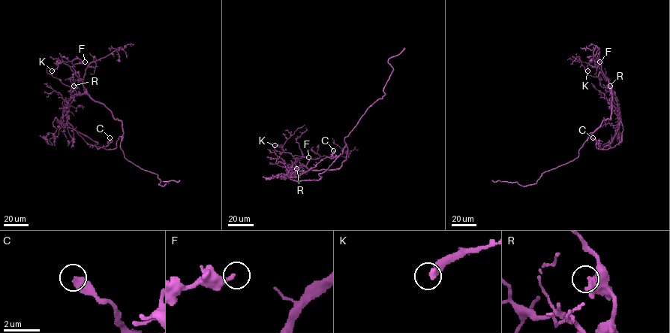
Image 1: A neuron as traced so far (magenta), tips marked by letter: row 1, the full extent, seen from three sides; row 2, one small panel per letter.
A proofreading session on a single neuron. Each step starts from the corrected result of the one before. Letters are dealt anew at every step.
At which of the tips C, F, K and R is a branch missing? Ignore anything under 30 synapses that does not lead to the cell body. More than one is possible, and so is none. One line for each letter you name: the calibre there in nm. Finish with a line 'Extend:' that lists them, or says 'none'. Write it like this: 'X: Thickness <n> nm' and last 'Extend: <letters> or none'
Extend: none

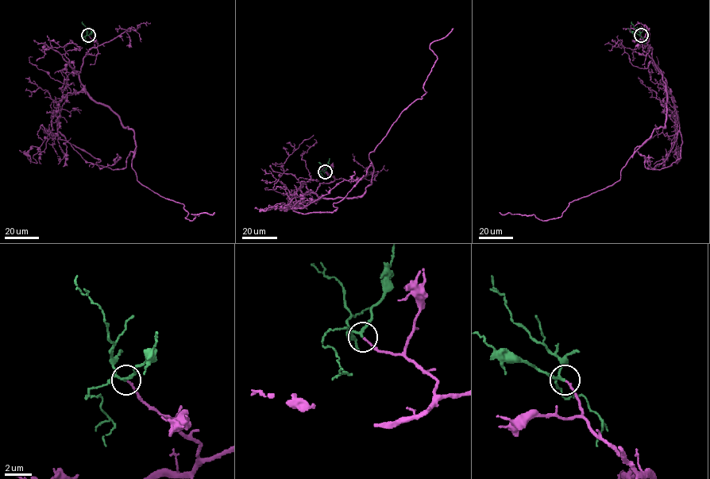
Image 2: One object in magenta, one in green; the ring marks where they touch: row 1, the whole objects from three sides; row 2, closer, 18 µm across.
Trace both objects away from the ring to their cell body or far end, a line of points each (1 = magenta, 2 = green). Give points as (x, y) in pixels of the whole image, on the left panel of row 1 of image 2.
1: (88, 35), (98, 46), (83, 59), (79, 81), (133, 131), (136, 179), (182, 203), (186, 218), (214, 212)
2: (88, 35), (82, 21)

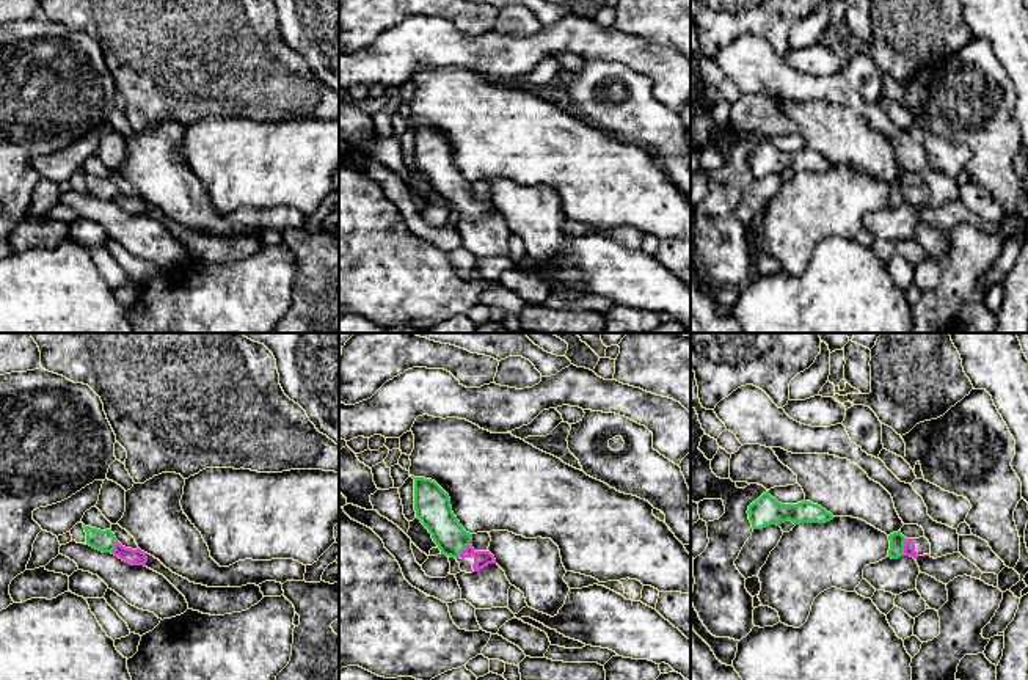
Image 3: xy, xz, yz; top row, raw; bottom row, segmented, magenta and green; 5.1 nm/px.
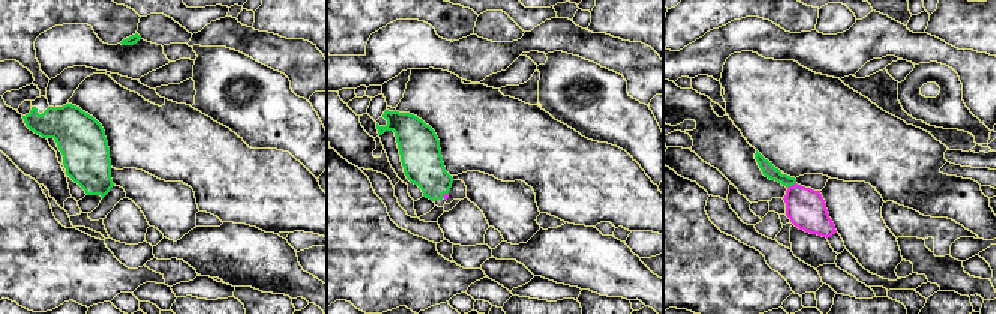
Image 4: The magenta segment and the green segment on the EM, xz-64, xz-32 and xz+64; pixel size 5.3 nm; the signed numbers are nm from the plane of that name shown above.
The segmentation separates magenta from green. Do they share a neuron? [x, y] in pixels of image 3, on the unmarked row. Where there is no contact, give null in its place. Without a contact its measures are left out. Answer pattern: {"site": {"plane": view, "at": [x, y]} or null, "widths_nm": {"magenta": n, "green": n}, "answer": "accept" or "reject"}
{"site": {"plane": "yz", "at": [904, 195]}, "widths_nm": {"magenta": 60, "green": 80}, "answer": "accept"}

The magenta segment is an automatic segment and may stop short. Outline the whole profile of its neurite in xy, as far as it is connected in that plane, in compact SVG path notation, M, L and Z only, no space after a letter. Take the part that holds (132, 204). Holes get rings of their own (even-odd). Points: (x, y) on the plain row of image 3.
M83 173L83 176L86 181L86 193L89 193L102 201L111 201L132 214L144 214L146 215L146 210L148 210L146 201L141 199L140 196L132 198L132 196L122 195L116 188L111 177L100 179L100 177L96 177L91 174L85 174L85 173Z

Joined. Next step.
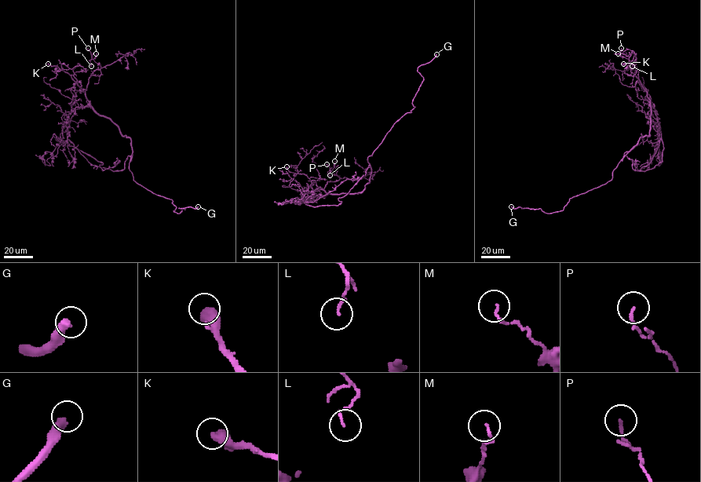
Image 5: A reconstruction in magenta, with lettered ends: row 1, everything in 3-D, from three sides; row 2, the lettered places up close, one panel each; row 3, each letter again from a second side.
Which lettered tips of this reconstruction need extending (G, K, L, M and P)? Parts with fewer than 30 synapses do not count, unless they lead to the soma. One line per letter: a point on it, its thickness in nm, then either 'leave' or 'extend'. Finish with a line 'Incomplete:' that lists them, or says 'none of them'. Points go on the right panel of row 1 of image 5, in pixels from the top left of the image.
G: at (511, 206); 400 nm thick; extend
K: at (623, 63); 480 nm thick; extend
L: at (632, 66); 100 nm thick; leave
M: at (618, 53); 100 nm thick; leave
P: at (621, 48); 140 nm thick; leave
Incomplete: G, K

